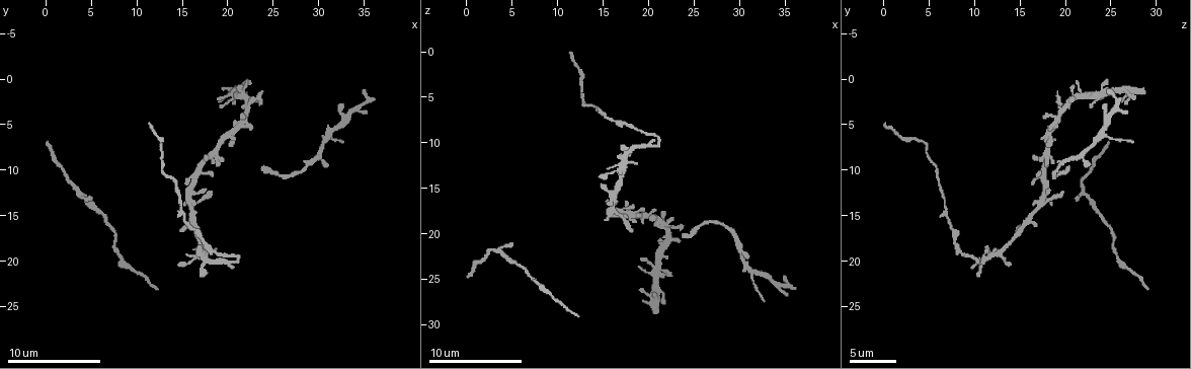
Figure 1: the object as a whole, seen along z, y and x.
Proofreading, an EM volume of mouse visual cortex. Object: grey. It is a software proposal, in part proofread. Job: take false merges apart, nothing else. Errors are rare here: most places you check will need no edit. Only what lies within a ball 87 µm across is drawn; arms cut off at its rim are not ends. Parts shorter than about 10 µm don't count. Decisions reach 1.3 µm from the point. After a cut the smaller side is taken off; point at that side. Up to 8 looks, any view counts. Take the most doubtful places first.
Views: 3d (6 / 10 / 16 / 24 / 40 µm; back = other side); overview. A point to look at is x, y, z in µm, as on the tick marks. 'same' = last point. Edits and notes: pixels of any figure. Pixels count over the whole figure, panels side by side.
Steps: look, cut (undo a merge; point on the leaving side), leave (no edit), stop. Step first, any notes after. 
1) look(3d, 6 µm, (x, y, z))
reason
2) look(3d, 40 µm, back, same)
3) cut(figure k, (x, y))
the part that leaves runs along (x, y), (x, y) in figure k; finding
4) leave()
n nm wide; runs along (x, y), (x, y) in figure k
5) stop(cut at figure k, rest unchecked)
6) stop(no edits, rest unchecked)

look(3d, 6 µm, (20.4, 6.6, 18.2))
three-way junction

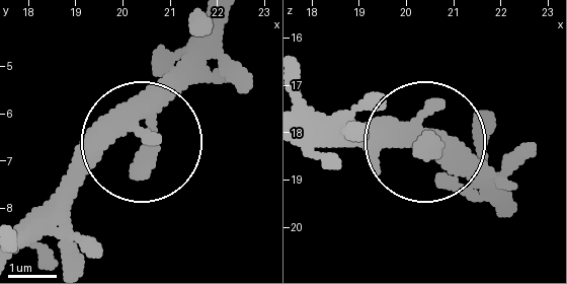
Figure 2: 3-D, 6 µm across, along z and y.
look(3d, 6 µm, back, same)

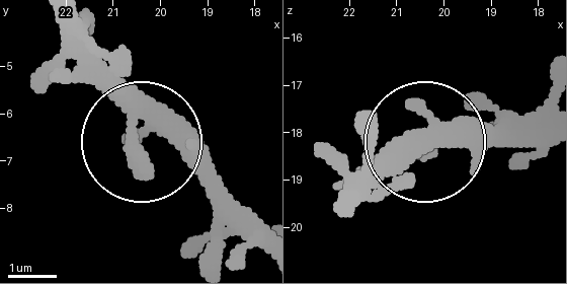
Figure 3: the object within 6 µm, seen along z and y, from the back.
leave()
side arm 14 µm; runs along (264, 247), (180, 150), (136, 138), (128, 89), (83, 21) in figure 3; one neuron here

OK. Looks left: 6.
look(3d, 10 µm, (15.4, 13.0, 18.2))

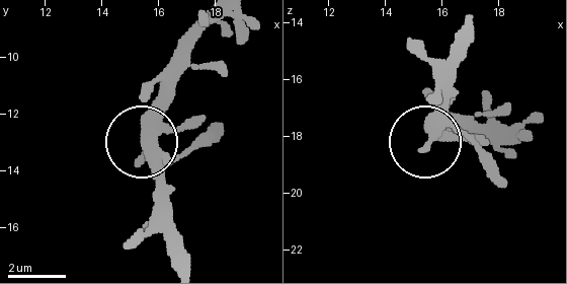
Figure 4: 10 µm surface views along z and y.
leave()
one neuron here

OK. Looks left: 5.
look(3d, 6 µm, (20.2, 20.0, 10.4))
thick turns thin

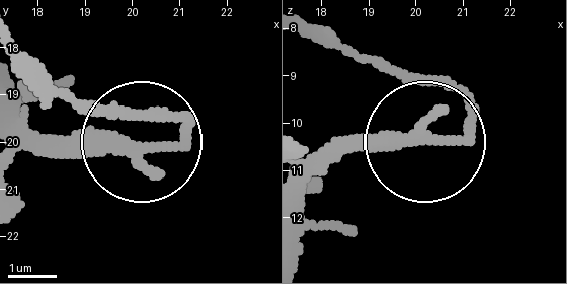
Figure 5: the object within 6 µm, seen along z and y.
cut(figure 5, (140, 113))
the part that leaves runs along (184, 142), (180, 122), (112, 114), (27, 49) in figure 5; a second neuron is stuck on

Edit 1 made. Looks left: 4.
look(3d, 10 µm, (3.6, 12.0, 21.8))
three-way junction

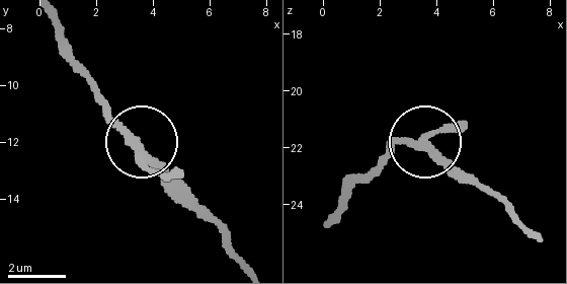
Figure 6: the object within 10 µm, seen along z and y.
leave()
3 arms; one neuron here

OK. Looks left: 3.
stop(cut at figure 5, rest unchecked)

